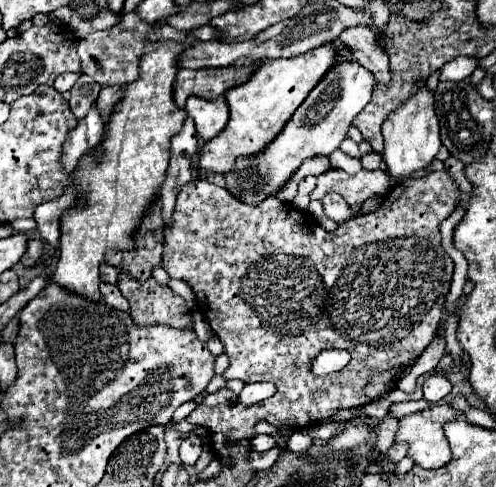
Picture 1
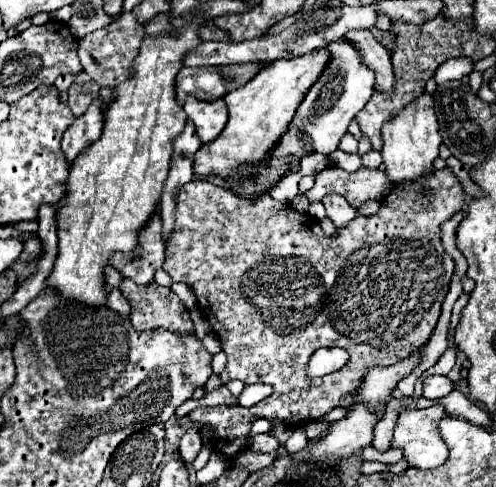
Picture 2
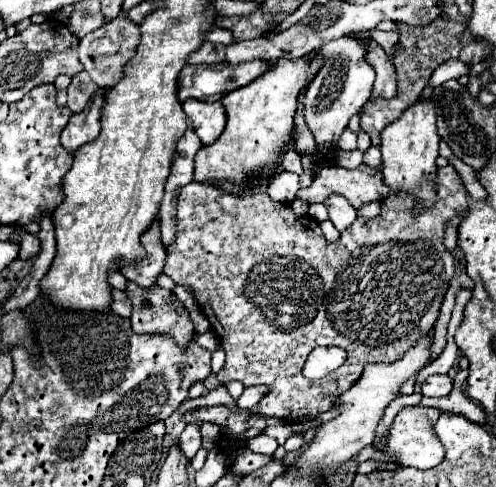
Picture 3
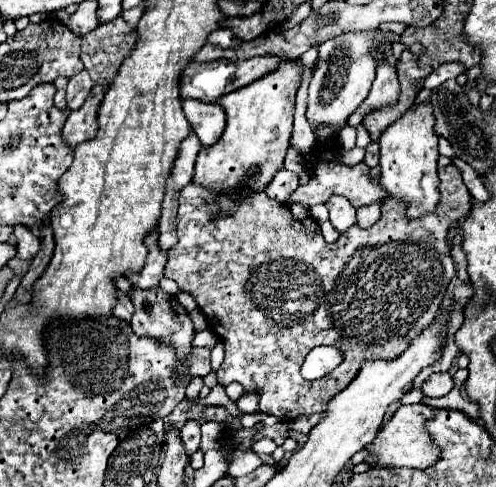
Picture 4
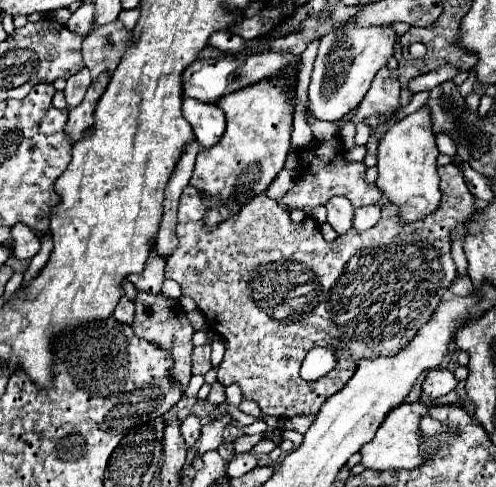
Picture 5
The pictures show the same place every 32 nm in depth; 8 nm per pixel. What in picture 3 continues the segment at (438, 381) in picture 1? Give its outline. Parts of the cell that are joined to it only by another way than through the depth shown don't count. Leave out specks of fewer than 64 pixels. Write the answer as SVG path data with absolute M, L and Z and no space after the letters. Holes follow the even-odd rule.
M428 376L422 384L422 396L446 396L452 390L452 380L448 376Z

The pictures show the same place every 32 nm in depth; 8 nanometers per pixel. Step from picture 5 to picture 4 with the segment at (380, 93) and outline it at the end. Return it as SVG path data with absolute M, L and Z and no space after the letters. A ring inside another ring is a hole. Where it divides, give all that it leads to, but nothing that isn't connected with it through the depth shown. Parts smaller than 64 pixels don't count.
M380 60L378 68L376 68L376 80L374 80L374 84L372 84L372 90L370 90L366 102L350 116L348 124L350 124L352 128L358 128L358 124L362 122L362 118L364 118L370 110L374 110L374 108L378 108L378 106L384 106L384 104L396 102L398 92L400 92L400 84L398 84L394 66L390 66L386 60Z

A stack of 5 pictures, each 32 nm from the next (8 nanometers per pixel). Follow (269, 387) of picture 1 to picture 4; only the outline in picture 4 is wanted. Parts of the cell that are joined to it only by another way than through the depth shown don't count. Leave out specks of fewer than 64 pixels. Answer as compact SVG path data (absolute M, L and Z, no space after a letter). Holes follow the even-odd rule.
M244 392L242 398L236 402L238 408L246 414L254 414L256 406L258 406L258 392Z

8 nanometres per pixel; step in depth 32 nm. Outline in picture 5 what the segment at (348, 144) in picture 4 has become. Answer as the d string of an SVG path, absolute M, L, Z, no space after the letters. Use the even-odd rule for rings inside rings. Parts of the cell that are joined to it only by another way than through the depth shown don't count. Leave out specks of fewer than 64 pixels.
M353 122L346 124L340 131L339 136L342 139L345 150L355 146L356 125Z

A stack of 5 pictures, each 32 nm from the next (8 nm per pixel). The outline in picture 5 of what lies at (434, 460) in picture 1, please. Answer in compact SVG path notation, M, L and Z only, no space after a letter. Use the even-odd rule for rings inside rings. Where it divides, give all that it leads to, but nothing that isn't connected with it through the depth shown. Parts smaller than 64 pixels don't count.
M420 402L416 404L400 404L400 408L394 408L382 426L378 428L372 442L362 446L362 464L372 470L390 470L390 468L418 468L424 464L430 454L422 450L422 432L420 432L420 420L428 414L428 408Z

